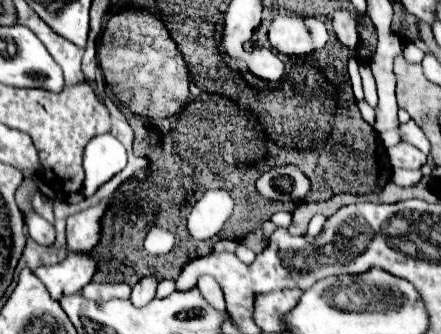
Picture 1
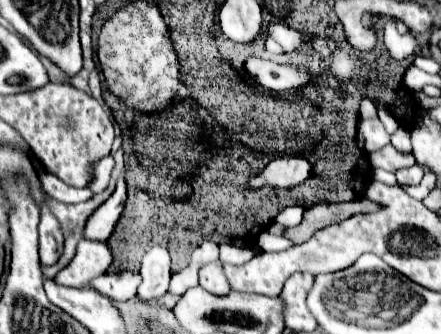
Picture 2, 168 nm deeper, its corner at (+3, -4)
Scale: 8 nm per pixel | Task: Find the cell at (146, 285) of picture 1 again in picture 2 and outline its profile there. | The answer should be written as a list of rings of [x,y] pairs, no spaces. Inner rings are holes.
[[[152,246],[142,260],[142,284],[138,288],[138,294],[144,300],[156,300],[162,298],[168,292],[170,284],[170,252],[166,246]]]

